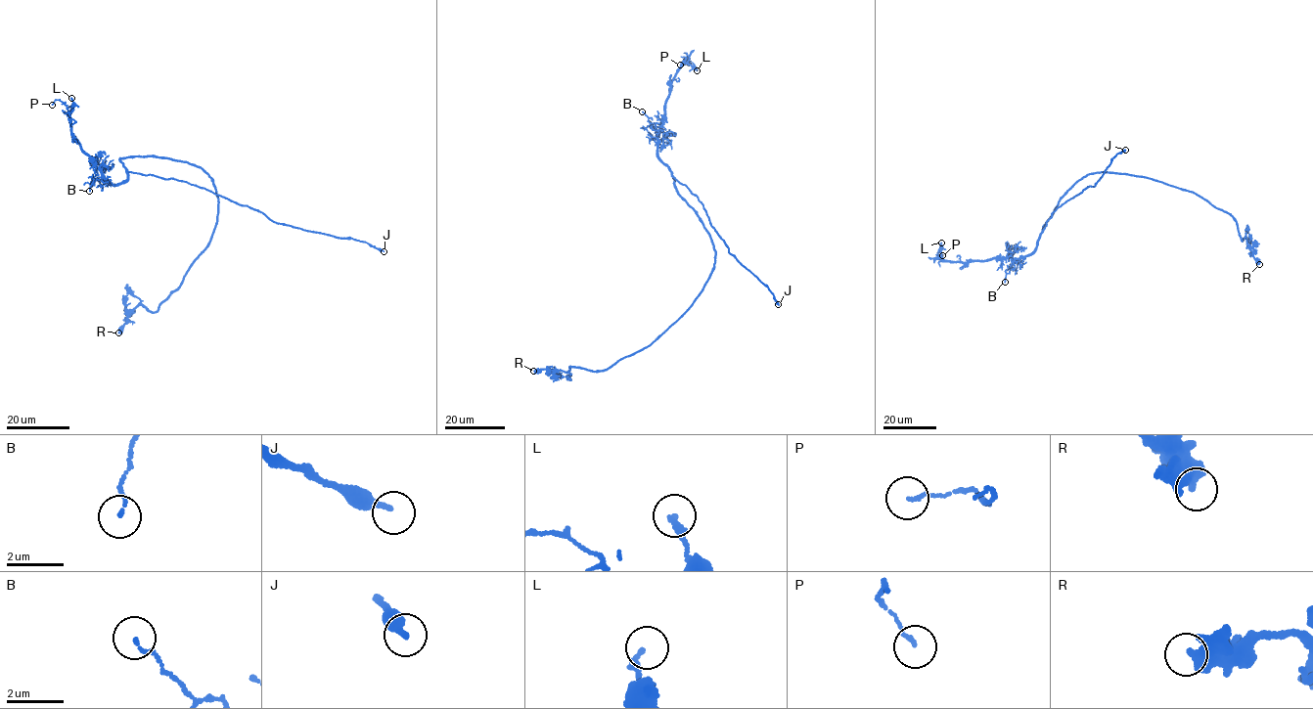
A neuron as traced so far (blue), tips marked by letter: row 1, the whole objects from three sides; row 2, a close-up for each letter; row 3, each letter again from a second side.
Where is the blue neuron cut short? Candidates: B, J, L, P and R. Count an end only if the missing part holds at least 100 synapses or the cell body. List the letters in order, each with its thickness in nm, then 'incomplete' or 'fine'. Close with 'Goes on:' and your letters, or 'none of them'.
B: 110 nm thick; fine
J: 280 nm thick; incomplete
L: 200 nm thick; fine
P: 120 nm thick; fine
R: 460 nm thick; fine
Goes on: J

